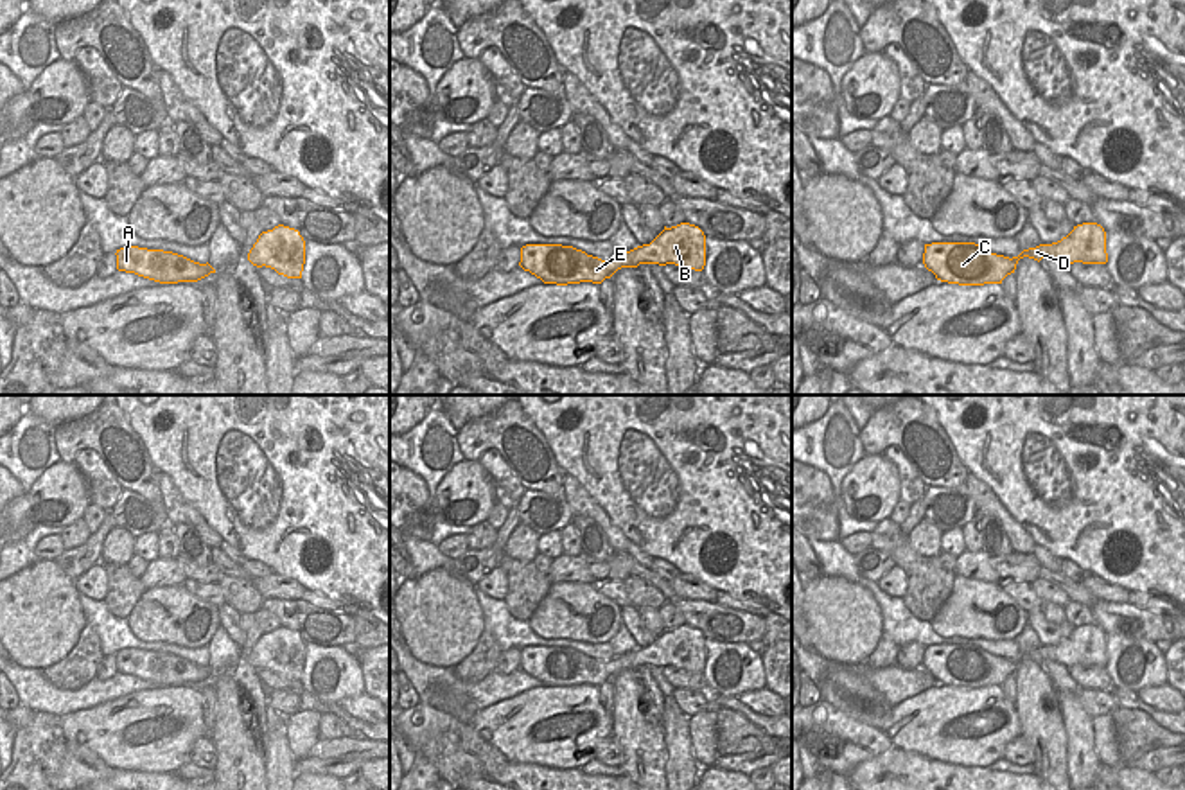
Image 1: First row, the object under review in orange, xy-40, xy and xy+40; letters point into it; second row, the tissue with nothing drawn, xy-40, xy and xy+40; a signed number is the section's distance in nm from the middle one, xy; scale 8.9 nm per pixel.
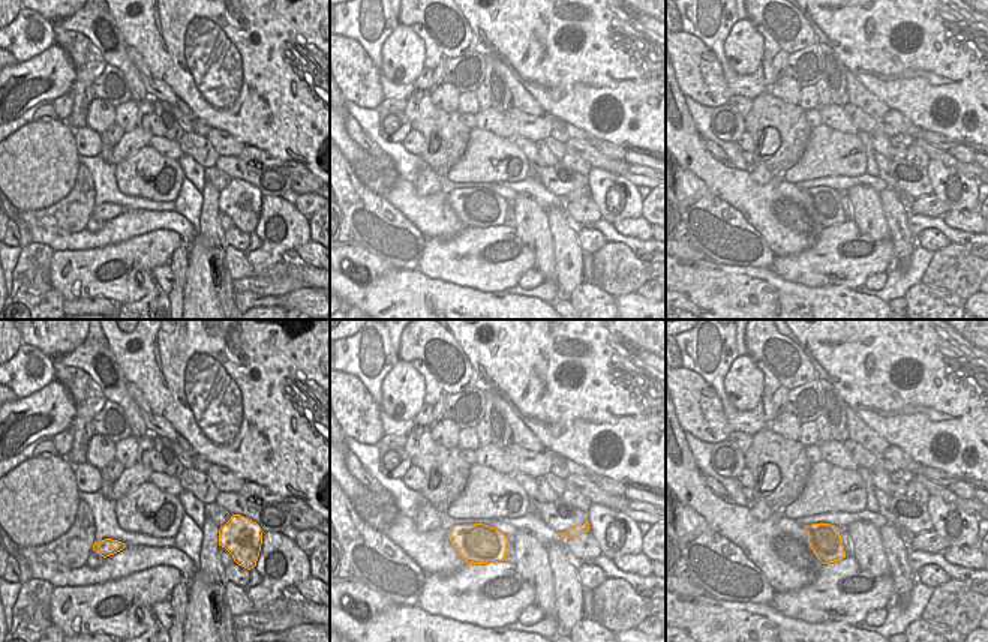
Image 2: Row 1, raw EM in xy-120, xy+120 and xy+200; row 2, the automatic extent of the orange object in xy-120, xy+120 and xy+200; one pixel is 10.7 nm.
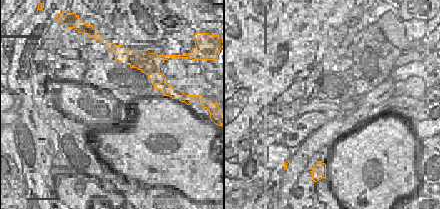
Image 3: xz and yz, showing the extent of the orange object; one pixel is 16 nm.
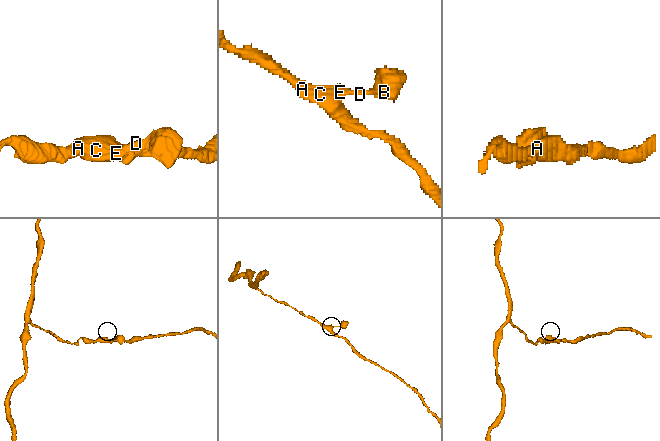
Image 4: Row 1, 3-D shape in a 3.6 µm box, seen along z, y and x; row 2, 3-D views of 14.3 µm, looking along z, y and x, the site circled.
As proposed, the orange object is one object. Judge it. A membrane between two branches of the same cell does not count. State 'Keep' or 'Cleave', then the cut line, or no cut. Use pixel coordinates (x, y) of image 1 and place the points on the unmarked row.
Keep. No split

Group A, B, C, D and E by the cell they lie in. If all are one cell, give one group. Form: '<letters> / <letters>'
A B C D E

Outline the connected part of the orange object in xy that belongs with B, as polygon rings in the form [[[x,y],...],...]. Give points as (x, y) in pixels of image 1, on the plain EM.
[[[689,625],[666,630],[650,645],[630,654],[612,657],[609,663],[587,657],[582,652],[562,646],[526,646],[521,650],[519,668],[544,686],[601,686],[621,670],[639,666],[675,666],[702,673],[706,668],[706,637]]]

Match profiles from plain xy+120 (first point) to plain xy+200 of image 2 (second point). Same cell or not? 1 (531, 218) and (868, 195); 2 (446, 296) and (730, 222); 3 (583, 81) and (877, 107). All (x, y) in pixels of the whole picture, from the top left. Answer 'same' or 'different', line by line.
1: same
2: different
3: different

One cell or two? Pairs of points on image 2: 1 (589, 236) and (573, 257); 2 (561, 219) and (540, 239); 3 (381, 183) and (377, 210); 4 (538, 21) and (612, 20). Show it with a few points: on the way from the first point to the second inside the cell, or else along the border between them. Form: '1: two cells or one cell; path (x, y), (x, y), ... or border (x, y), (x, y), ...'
1: two cells; border (576, 228), (576, 237), (583, 251)
2: two cells; border (546, 210), (553, 245), (553, 261), (556, 264)
3: two cells; border (354, 170), (354, 174), (366, 186), (381, 195)
4: one cell; path (556, 21), (594, 20)

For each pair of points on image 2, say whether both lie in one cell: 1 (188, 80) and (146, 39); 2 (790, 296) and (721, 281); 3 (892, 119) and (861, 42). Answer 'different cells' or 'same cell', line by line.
1: same cell
2: same cell
3: different cells

